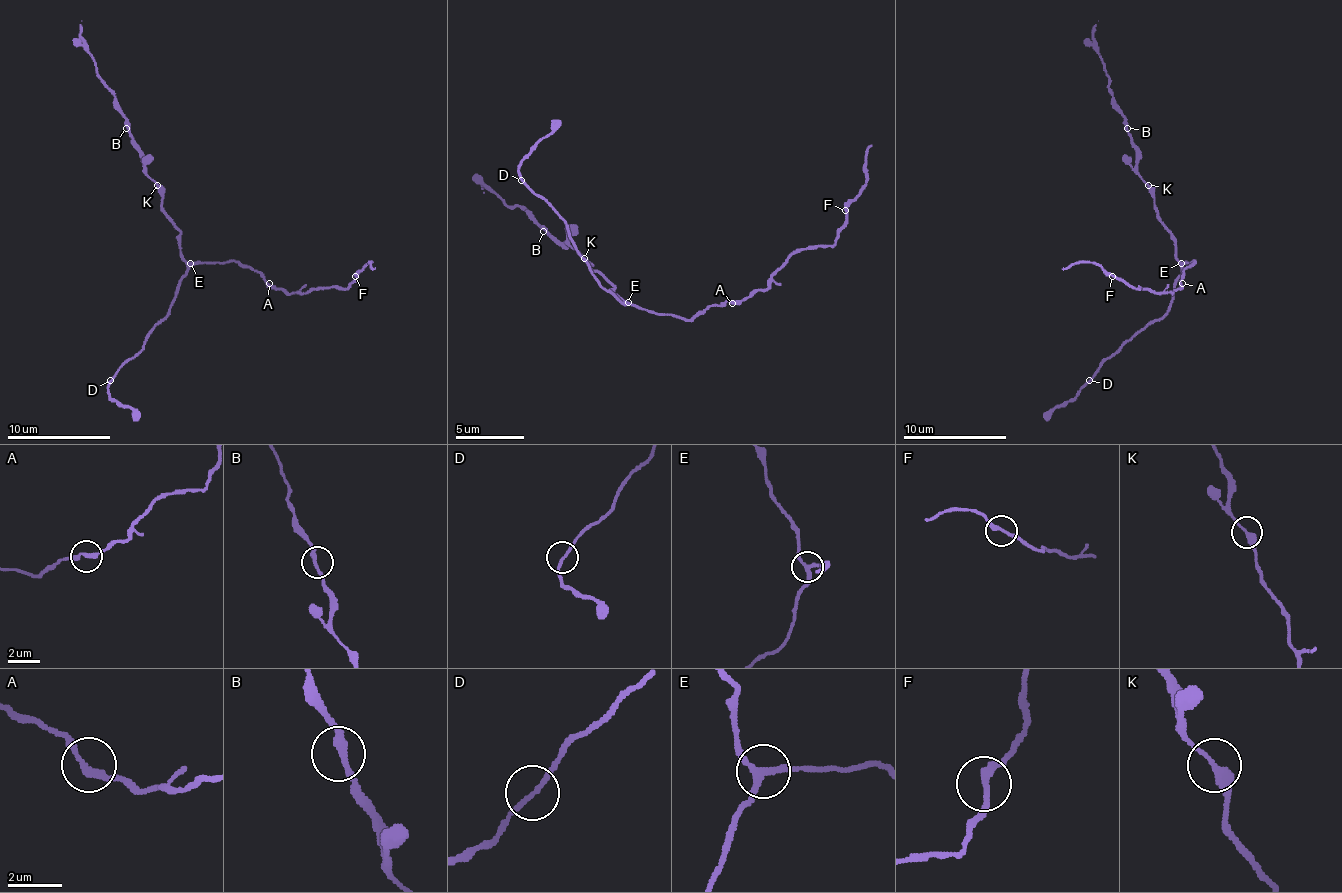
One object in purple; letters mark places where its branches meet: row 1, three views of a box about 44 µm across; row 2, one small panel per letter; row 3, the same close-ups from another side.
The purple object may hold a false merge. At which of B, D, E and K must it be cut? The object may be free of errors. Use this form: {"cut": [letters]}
{"cut": ["E"]}

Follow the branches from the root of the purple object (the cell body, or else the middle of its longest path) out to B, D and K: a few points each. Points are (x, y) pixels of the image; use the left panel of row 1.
B: (183, 258), (181, 232), (162, 208), (162, 190), (147, 174), (144, 156), (126, 128)
D: (183, 258), (186, 276), (178, 286), (170, 309), (152, 328), (144, 346), (111, 380)
K: (183, 258), (181, 232), (162, 208), (162, 190), (157, 185)

